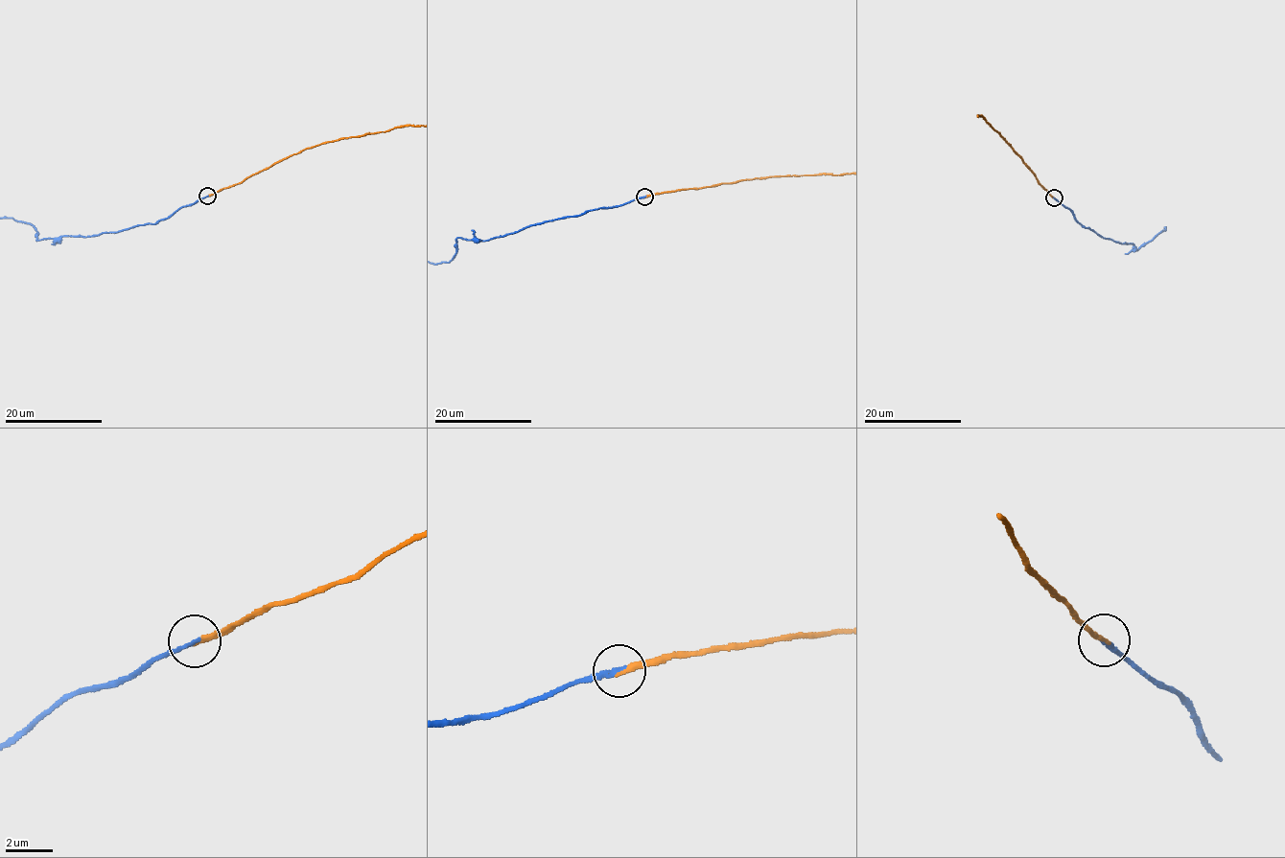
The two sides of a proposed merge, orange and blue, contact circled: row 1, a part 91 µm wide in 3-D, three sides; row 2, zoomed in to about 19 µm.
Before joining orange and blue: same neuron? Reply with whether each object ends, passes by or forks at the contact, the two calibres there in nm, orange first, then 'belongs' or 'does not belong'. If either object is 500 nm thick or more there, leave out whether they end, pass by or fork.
orange ends | blue ends | 240/170 nm | belongs

